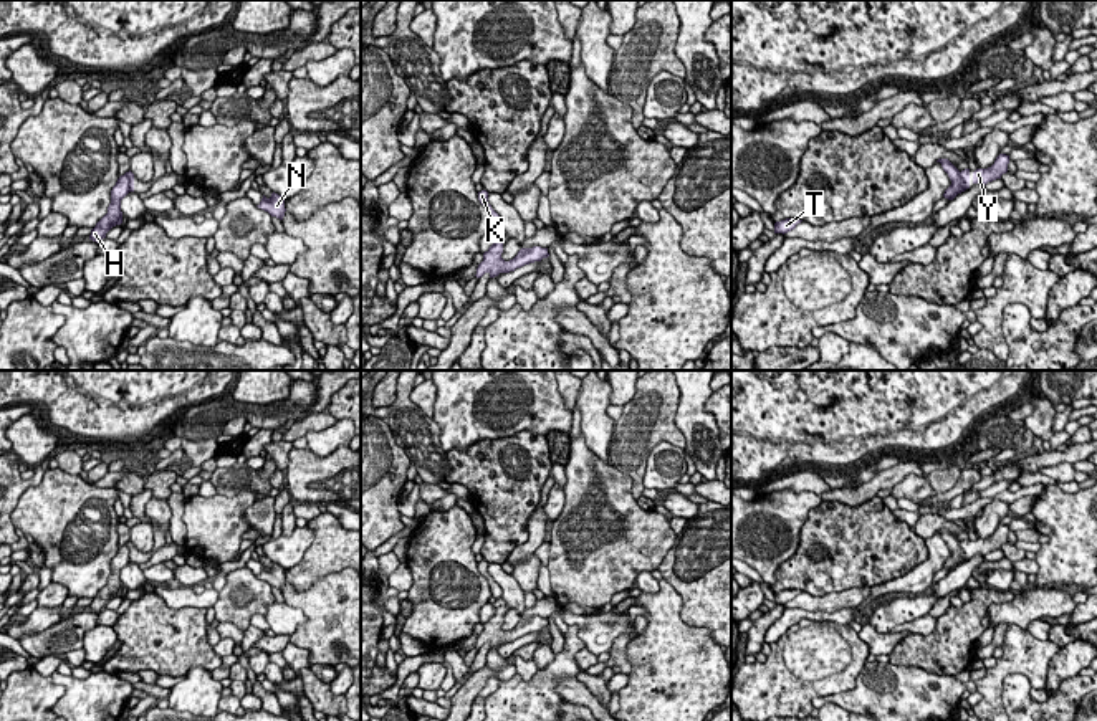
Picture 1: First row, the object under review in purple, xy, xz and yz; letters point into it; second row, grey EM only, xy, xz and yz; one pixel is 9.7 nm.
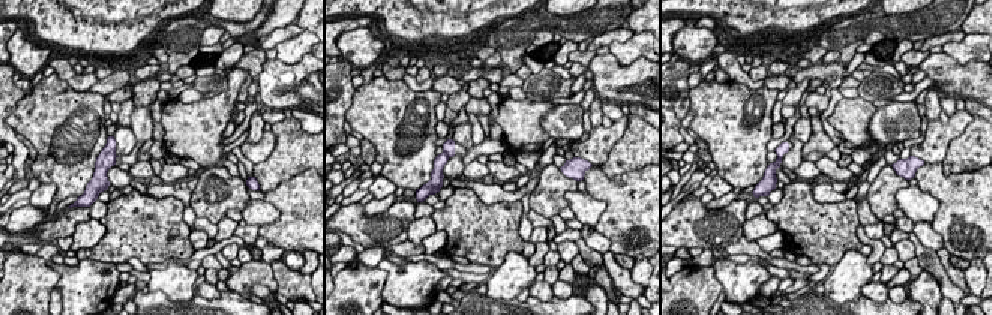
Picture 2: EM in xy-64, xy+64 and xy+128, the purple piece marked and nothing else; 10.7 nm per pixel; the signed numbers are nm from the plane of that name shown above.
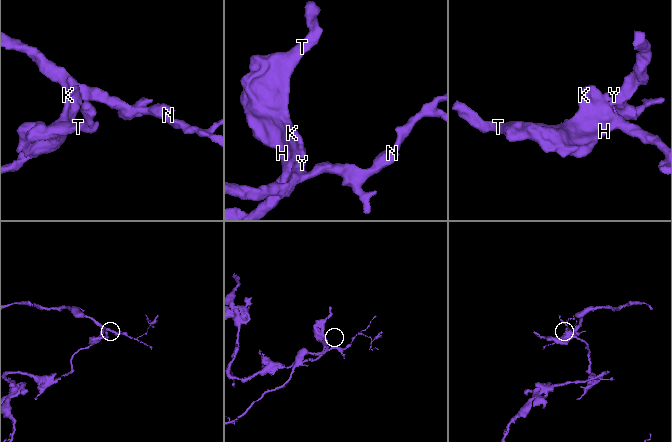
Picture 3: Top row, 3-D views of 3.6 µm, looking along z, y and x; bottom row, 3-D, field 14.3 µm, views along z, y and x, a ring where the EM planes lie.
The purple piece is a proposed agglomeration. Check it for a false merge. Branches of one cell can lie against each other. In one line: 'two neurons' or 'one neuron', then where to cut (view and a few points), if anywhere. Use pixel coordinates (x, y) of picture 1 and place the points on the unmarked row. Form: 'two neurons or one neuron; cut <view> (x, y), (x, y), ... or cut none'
two neurons; cut xy (126, 543), (131, 561)

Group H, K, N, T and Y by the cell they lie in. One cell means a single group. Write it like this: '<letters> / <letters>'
H K T / N Y

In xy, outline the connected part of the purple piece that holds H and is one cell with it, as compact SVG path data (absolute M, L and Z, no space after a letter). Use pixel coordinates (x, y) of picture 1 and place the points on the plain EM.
M127 544L121 546L116 556L111 561L111 574L108 584L96 594L91 600L89 610L101 612L106 609L106 604L122 594L121 571L129 564L129 547Z

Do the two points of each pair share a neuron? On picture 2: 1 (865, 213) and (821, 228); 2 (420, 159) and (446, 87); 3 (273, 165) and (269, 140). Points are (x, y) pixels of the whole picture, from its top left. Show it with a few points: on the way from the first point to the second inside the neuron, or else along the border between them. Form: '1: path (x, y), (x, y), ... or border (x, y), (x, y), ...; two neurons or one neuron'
1: border (853, 200), (857, 206), (857, 221), (860, 224); two neurons
2: border (432, 89), (441, 93); two neurons
3: border (272, 131), (275, 147), (255, 165); two neurons

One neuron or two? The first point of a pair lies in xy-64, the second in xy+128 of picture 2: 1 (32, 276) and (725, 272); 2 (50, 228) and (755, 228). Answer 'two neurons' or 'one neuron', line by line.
1: two neurons
2: two neurons

